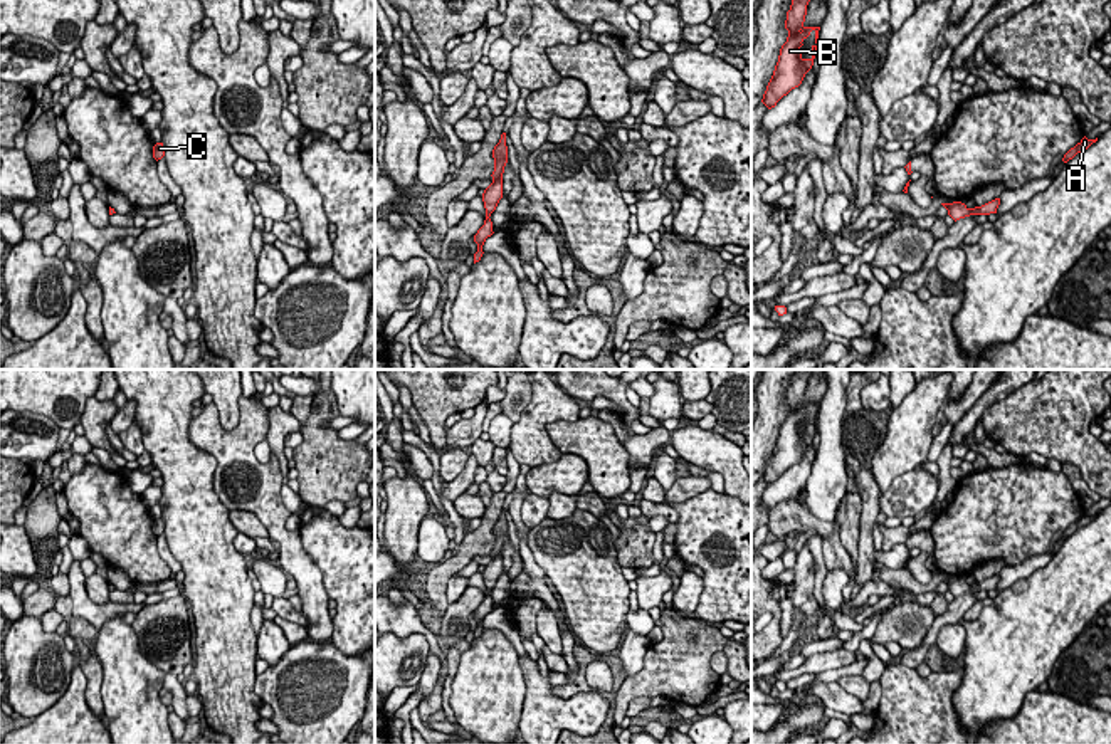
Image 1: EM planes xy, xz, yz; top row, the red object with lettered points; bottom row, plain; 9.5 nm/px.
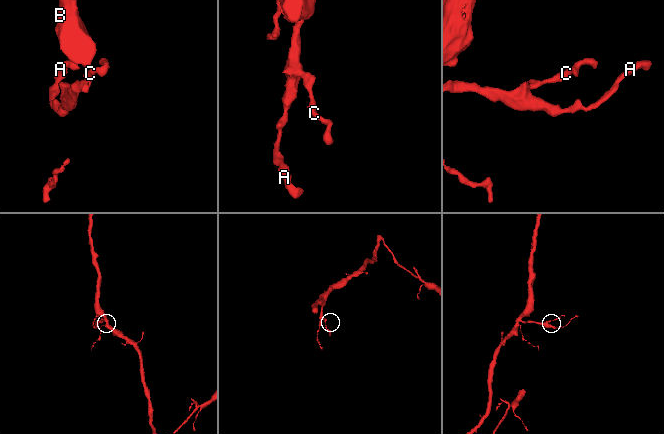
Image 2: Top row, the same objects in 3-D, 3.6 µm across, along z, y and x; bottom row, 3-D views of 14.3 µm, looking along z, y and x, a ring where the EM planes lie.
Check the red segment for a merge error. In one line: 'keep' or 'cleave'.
keep

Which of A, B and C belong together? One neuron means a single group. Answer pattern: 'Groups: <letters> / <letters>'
Groups: A B C

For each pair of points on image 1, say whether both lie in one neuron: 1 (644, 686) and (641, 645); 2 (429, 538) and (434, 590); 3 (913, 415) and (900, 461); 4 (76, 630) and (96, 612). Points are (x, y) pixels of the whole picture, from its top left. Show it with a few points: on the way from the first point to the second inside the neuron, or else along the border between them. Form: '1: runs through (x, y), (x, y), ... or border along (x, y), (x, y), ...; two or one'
1: border along (651, 642), (644, 664), (627, 677); two
2: border along (444, 560), (437, 565); two
3: runs through (910, 427), (905, 449); one
4: border along (73, 615), (86, 618), (98, 630); two

